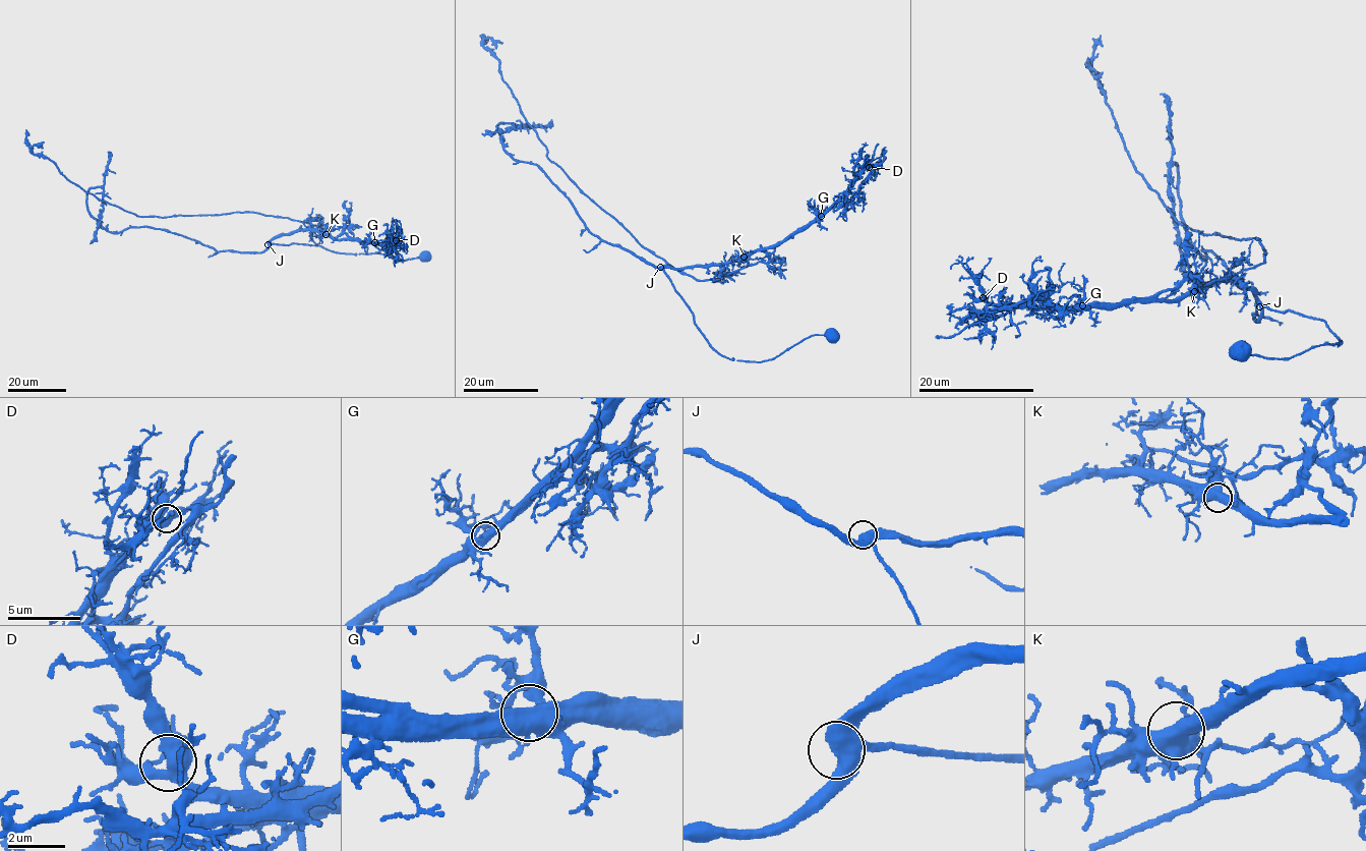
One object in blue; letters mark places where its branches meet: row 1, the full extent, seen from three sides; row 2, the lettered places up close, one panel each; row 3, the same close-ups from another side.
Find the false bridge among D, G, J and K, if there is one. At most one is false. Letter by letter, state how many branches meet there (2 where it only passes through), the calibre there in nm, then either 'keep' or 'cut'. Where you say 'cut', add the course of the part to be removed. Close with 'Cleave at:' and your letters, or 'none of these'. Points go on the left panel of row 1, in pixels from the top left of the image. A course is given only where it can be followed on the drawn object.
D: branches 3; calibre 440 nm; keep
G: branches 3; calibre 550 nm; cut; course (374, 242), (349, 237), (343, 227), (330, 230), (255, 212), (139, 217), (88, 193), (32, 152), (26, 130)
J: branches 3; calibre 440 nm; keep
K: branches 3; calibre 460 nm; keep
Cleave at: G

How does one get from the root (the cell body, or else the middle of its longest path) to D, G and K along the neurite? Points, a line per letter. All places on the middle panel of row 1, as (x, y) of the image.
D: (833, 334), (810, 335), (771, 359), (730, 360), (710, 345), (663, 269), (727, 264), (778, 245), (869, 167)
G: (833, 334), (810, 335), (771, 359), (730, 360), (710, 345), (663, 269), (744, 260), (778, 245), (821, 215)
K: (833, 334), (810, 335), (761, 361), (730, 360), (717, 353), (663, 269), (727, 264), (744, 257)

